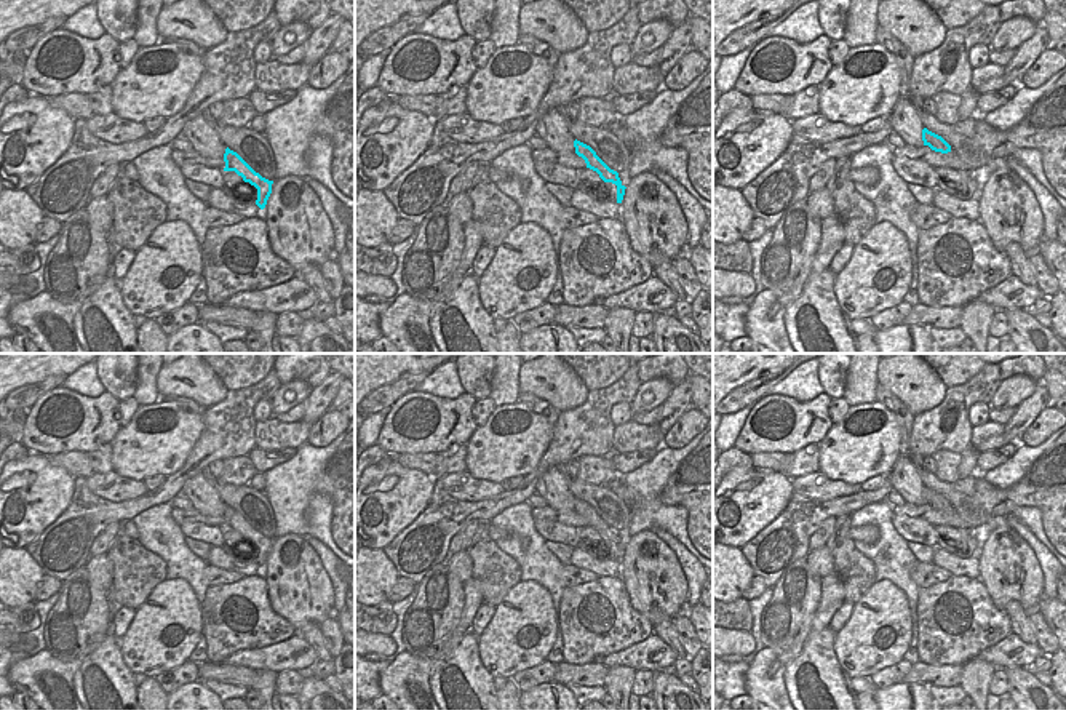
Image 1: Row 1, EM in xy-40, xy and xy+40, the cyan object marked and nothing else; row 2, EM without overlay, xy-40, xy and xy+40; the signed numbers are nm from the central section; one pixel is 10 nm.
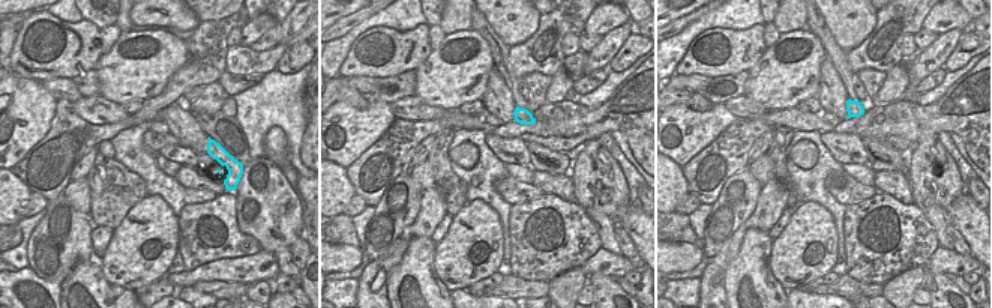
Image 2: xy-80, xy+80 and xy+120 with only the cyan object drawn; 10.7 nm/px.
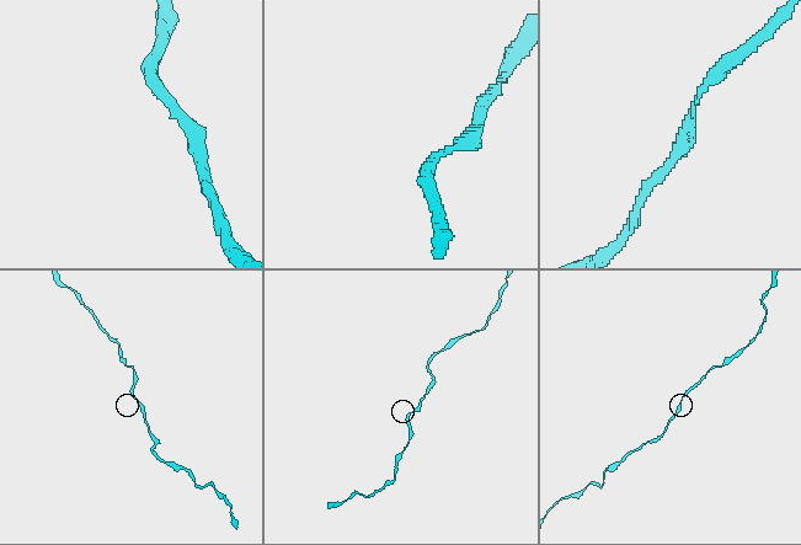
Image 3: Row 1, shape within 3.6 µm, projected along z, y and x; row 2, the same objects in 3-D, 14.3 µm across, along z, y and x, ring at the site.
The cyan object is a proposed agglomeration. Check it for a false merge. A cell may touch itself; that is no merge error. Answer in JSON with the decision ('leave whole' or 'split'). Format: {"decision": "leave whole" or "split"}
{"decision": "leave whole"}

